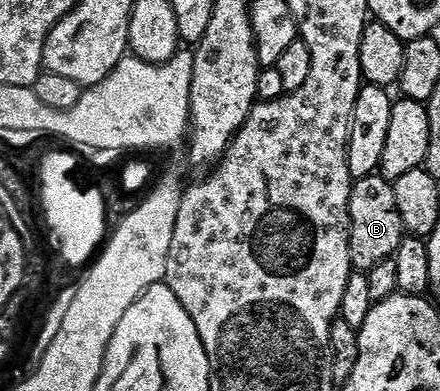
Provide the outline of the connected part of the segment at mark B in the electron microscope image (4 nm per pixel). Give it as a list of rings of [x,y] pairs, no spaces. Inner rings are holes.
[[[376,173],[356,179],[351,185],[349,201],[351,218],[351,265],[356,272],[369,273],[381,261],[392,258],[395,250],[403,244],[405,232],[401,213],[397,209],[397,197],[390,179]]]

